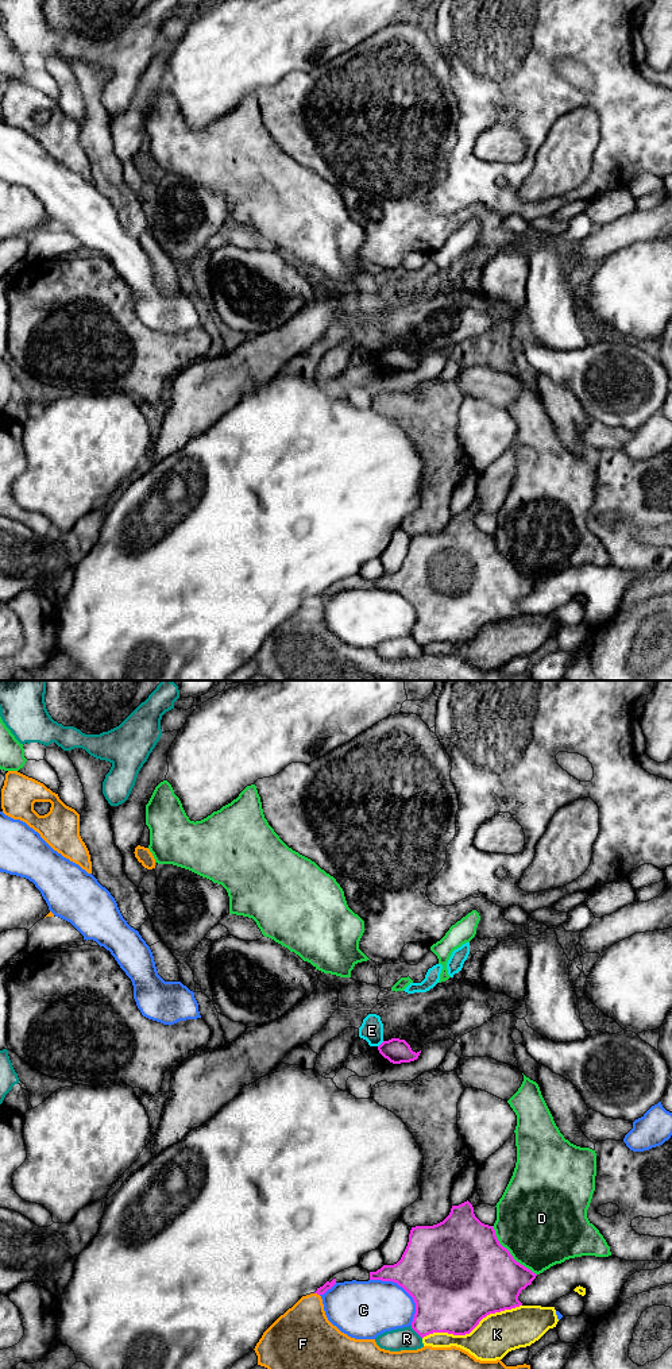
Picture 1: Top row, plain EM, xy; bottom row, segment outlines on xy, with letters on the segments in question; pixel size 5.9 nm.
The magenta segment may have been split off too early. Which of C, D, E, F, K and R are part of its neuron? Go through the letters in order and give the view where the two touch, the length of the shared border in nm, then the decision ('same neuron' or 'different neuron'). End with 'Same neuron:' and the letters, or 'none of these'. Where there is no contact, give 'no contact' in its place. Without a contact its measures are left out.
C: contact in xy; length 380 nm; different neuron
D: contact in xy; length 400 nm; different neuron
E: contact in xy; length 50 nm; different neuron
F: contact in xy; length 40 nm; different neuron
K: contact in xy; length 650 nm; different neuron
R: contact in xy; length 100 nm; different neuron
Same neuron: none of these

